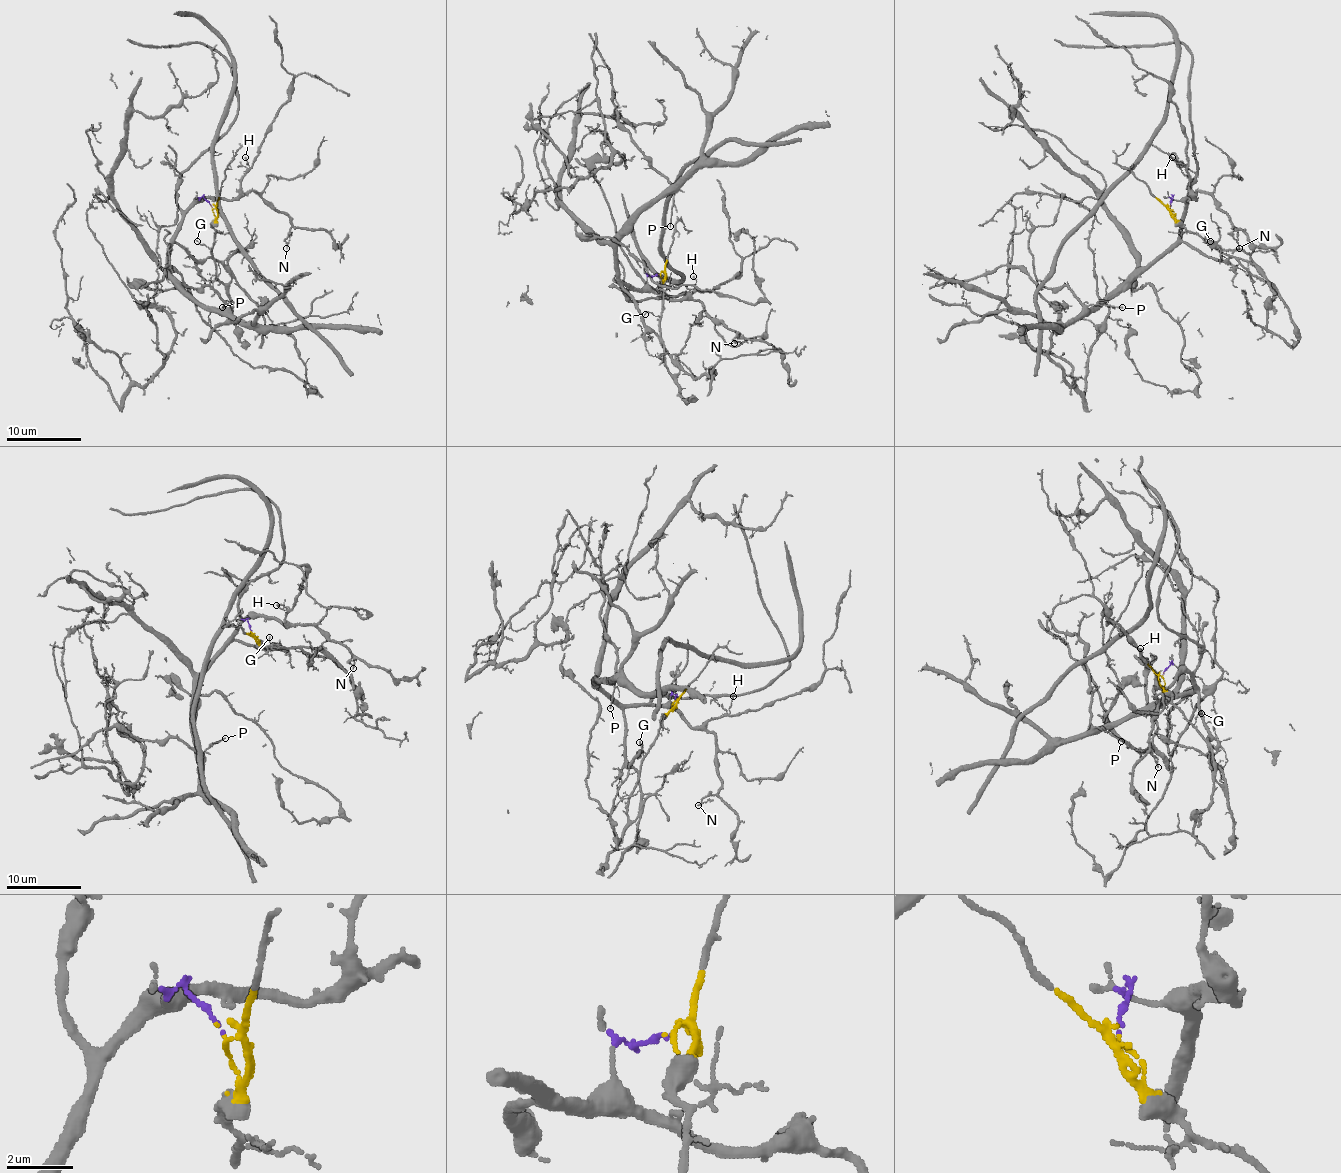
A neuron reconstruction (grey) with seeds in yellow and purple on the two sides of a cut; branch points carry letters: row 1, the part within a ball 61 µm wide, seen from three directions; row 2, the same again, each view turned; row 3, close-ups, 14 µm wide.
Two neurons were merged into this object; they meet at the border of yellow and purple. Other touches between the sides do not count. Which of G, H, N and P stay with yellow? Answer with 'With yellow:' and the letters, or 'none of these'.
With yellow: G

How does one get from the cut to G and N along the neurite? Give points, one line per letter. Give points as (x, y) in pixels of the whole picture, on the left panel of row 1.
G: (211, 207), (215, 242), (207, 248), (196, 241)
N: (211, 207), (202, 198), (198, 199), (239, 199), (256, 192), (290, 218), (286, 248)

